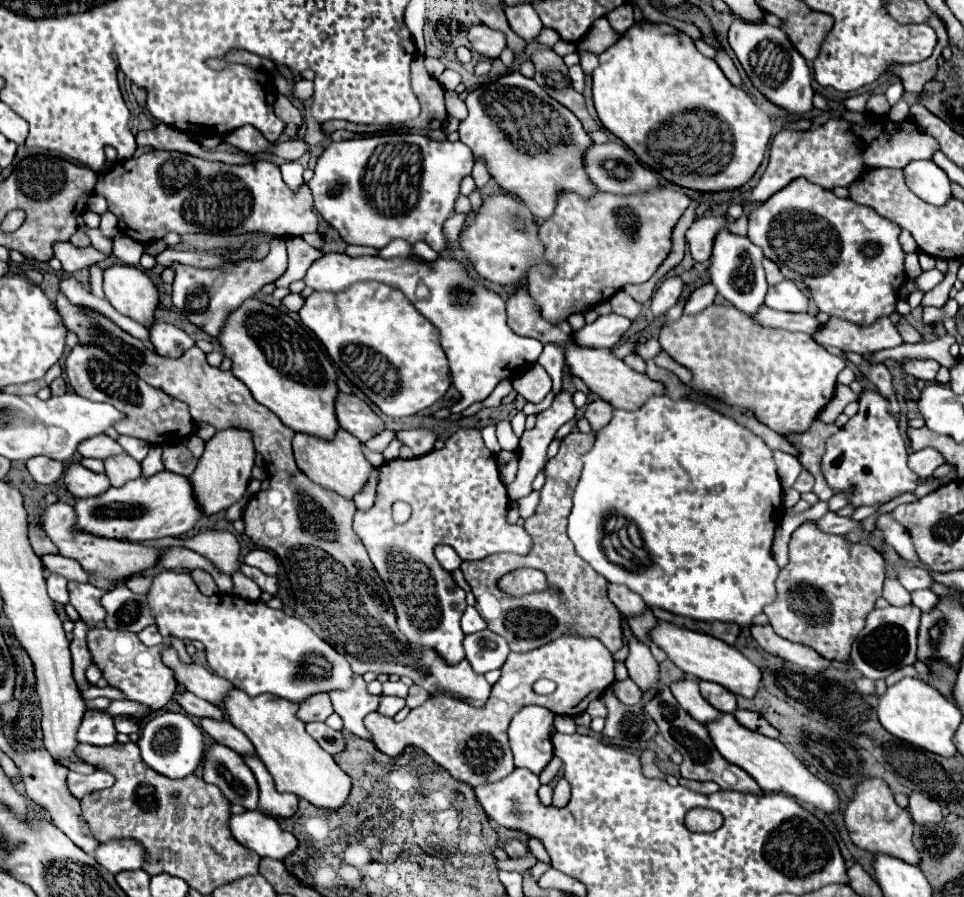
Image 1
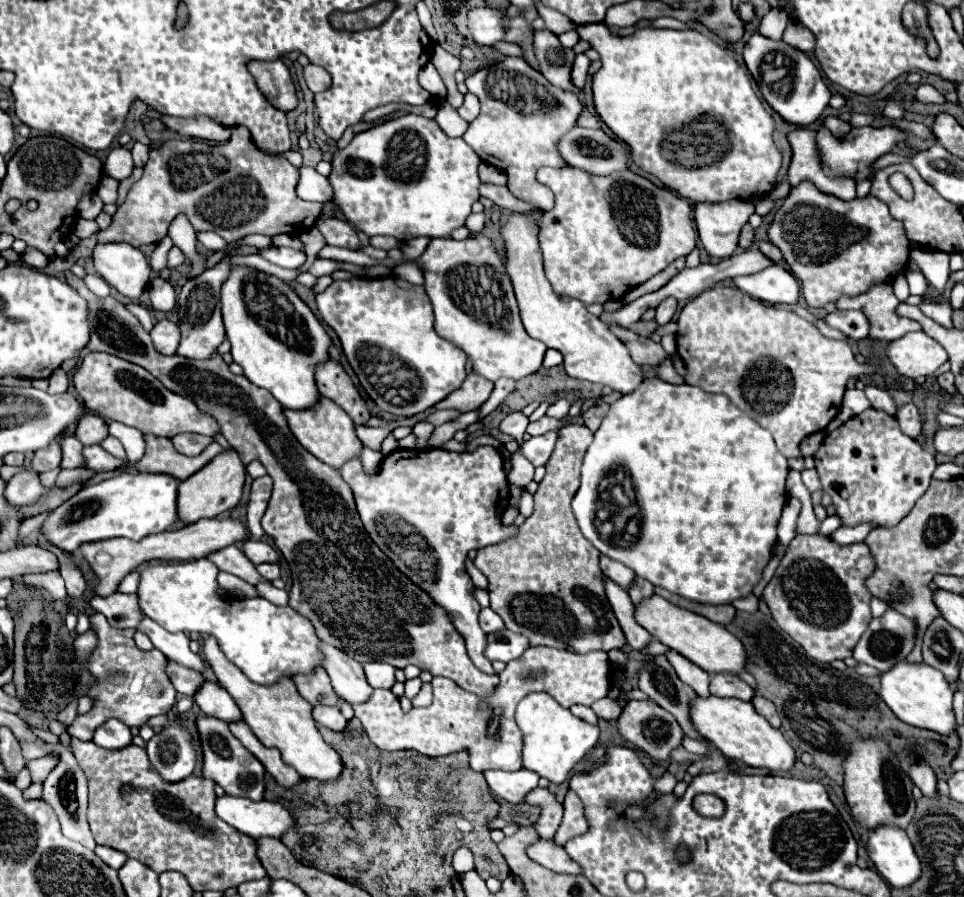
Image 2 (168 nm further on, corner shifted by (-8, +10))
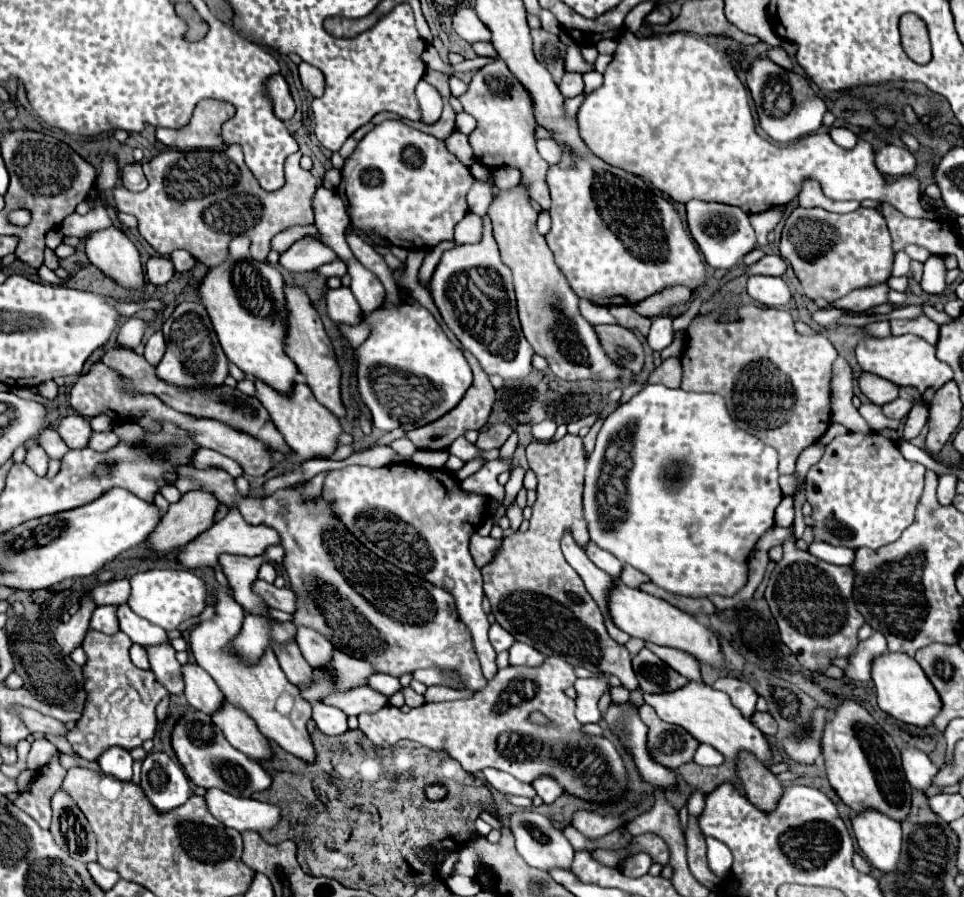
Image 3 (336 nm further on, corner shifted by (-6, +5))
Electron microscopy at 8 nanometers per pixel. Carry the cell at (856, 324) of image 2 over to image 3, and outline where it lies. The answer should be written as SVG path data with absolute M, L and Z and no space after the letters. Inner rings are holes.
M872 322L872 324L866 326L866 332L868 332L870 336L874 336L874 338L886 338L886 336L892 334L888 322Z

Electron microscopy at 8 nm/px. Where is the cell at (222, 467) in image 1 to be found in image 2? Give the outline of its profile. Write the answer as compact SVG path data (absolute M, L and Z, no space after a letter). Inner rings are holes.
M234 447L224 449L210 463L206 463L206 467L202 467L200 471L196 471L194 475L190 475L180 483L180 489L178 489L180 519L184 523L194 523L202 517L216 517L228 509L234 509L242 497L244 483L246 483L246 465L240 453Z

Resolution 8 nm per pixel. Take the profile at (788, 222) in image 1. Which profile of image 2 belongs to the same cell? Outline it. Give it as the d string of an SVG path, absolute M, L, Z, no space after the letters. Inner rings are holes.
M808 181L800 183L800 187L792 187L784 203L778 207L772 223L768 225L768 241L782 251L790 271L802 283L802 293L810 307L824 307L826 303L836 303L840 297L862 295L876 283L892 283L908 269L910 259L910 241L904 235L902 223L890 215L886 203L872 195L842 201L834 195L816 191L816 187Z

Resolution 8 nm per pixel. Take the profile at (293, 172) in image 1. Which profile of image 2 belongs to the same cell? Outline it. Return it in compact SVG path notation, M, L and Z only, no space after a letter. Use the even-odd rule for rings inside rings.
M302 165L298 167L300 171L300 179L298 179L298 185L296 185L296 193L300 199L306 199L306 201L318 201L322 203L322 215L324 217L332 217L332 211L334 211L334 205L332 205L332 187L328 183L328 179L320 173L316 173L314 167L308 167L308 165Z

